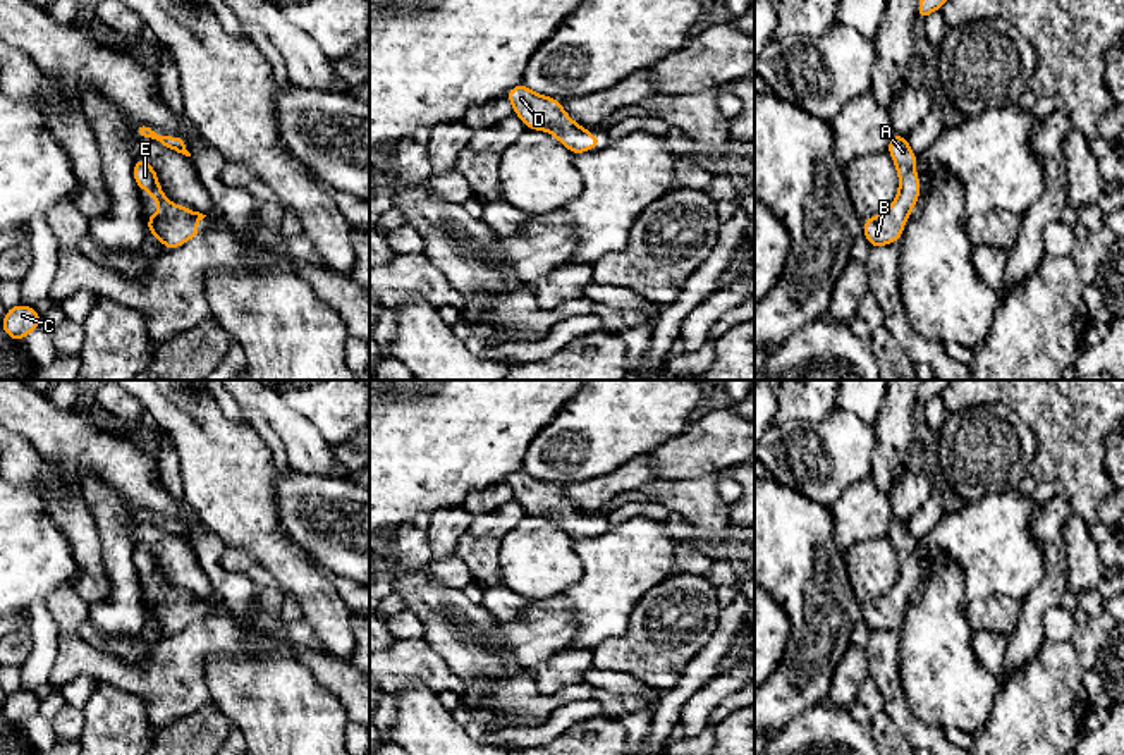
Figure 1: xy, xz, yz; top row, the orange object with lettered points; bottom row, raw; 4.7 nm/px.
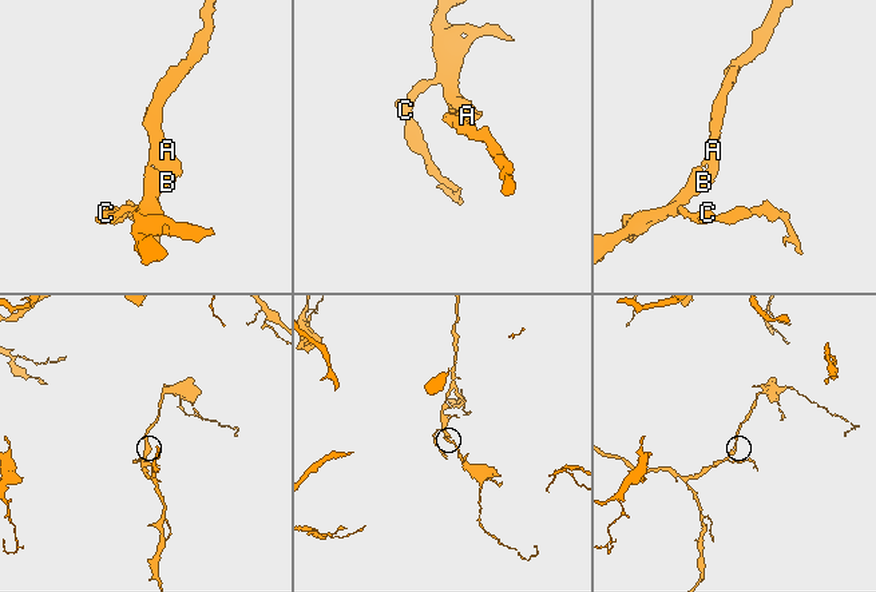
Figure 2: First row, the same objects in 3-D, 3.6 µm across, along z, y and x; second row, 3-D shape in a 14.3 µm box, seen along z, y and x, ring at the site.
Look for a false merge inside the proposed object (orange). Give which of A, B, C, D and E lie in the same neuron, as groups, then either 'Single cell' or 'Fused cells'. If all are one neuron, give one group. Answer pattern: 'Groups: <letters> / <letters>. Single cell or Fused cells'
Groups: A B C D E. Single cell

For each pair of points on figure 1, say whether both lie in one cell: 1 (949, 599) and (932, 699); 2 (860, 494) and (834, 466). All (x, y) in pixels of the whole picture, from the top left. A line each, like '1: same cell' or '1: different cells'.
1: same cell
2: different cells

